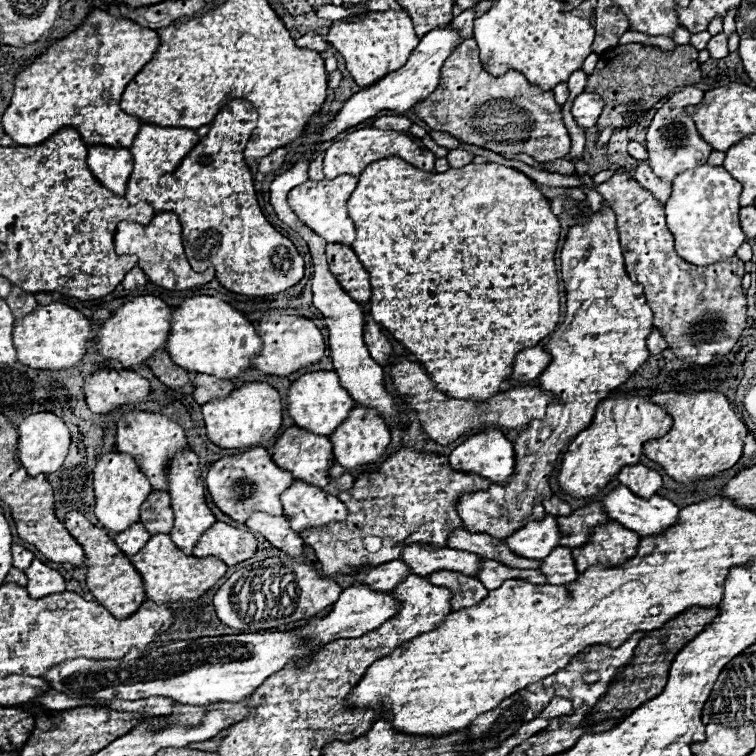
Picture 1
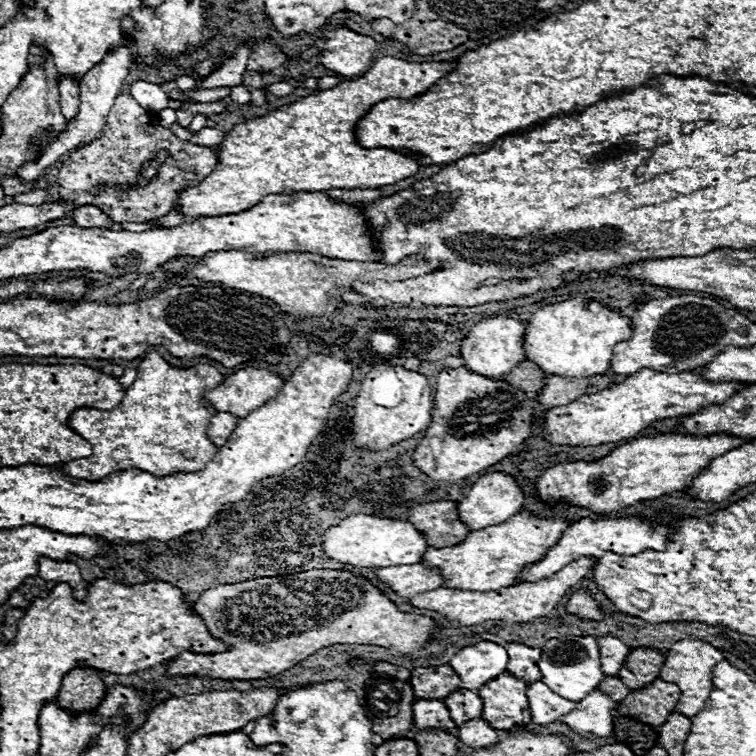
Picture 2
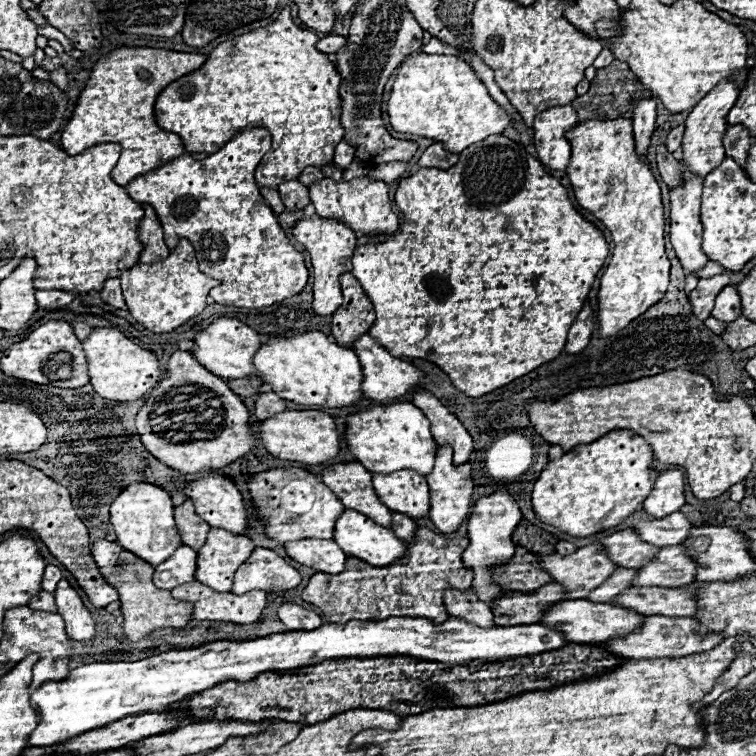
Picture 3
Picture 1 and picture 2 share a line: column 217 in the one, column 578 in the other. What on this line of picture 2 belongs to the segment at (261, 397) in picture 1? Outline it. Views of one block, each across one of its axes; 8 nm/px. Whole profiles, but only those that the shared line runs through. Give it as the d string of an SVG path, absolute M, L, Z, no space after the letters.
M644 368L638 370L636 374L626 376L626 380L616 386L610 386L596 394L584 394L578 400L570 402L568 406L548 410L542 422L542 430L552 444L596 446L628 440L654 422L692 416L700 412L700 408L724 404L730 396L738 394L746 384L748 382L710 382L696 372L666 374Z

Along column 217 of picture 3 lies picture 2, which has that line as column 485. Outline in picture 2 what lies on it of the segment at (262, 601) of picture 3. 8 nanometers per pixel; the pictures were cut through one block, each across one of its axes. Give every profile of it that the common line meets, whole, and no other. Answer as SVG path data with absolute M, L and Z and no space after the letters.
M582 556L580 560L574 560L572 564L568 564L568 568L562 568L560 572L556 572L556 576L550 576L548 580L536 580L534 584L522 582L518 586L500 588L500 590L492 590L492 592L436 588L432 592L424 592L420 596L410 598L410 602L412 602L412 606L418 606L418 608L436 610L442 616L446 616L448 620L458 620L462 626L474 626L474 624L482 624L486 620L512 620L512 622L520 624L520 622L530 622L534 618L548 616L548 612L552 612L554 606L558 606L560 598L572 586L576 586L584 576L588 576L588 572L592 572L594 566L596 566L596 558Z

